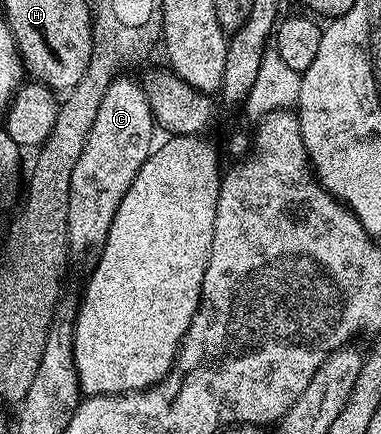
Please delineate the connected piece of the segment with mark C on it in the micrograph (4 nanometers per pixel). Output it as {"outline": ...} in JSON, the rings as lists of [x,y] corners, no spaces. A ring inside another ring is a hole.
{"outline":[[[121,73],[107,85],[95,125],[91,125],[91,133],[87,133],[87,145],[83,145],[75,173],[71,173],[67,225],[69,246],[74,252],[85,251],[88,247],[99,249],[105,243],[119,201],[123,201],[127,189],[131,189],[131,181],[135,181],[135,173],[143,169],[143,161],[155,150],[155,124],[145,88],[138,80],[136,83],[128,77]]]}

